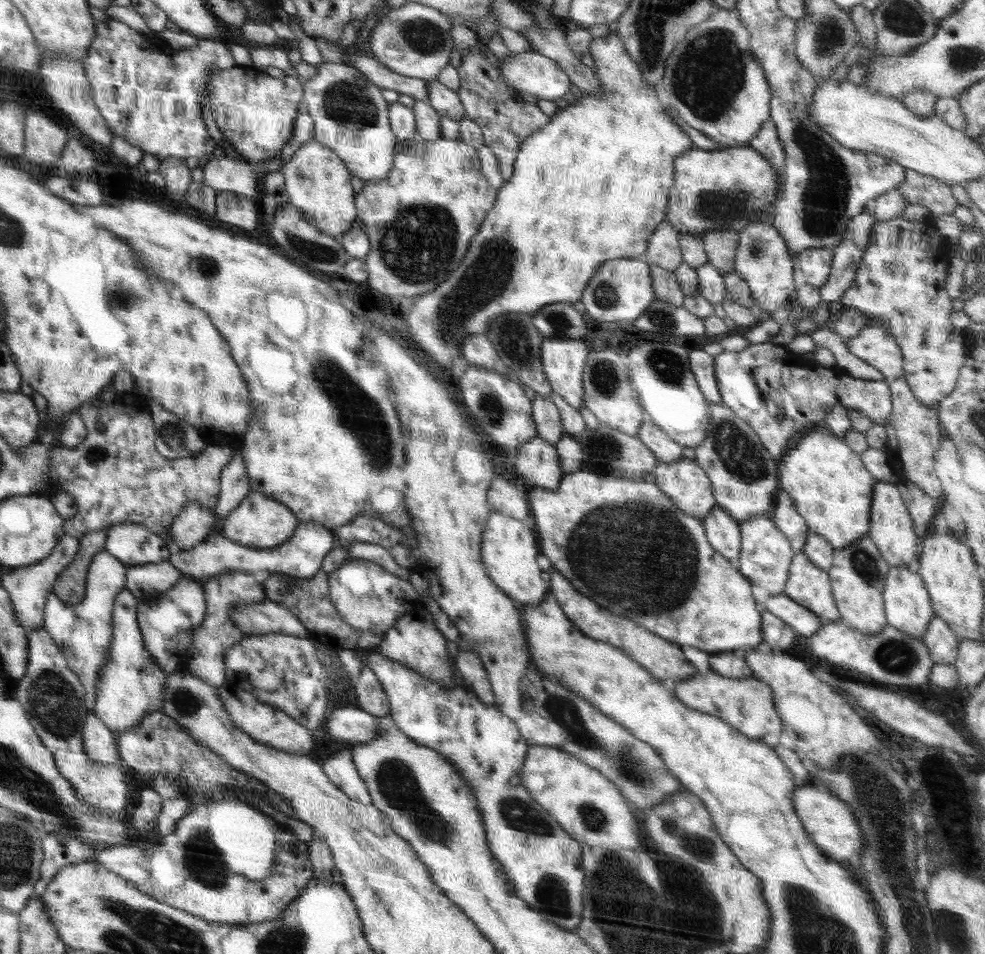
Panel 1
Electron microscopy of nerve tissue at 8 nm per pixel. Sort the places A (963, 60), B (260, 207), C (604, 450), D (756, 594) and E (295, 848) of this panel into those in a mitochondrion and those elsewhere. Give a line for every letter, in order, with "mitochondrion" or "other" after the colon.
A: mitochondrion
B: other
C: mitochondrion
D: other
E: other

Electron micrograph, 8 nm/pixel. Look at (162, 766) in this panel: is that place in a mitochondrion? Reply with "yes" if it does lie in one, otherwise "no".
no

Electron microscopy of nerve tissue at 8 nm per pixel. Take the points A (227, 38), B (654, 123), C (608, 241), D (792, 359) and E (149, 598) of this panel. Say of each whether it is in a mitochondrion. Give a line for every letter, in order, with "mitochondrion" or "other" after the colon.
A: other
B: other
C: other
D: other
E: other

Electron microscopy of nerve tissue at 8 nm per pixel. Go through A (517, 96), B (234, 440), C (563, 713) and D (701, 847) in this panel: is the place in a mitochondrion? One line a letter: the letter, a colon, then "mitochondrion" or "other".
A: other
B: other
C: mitochondrion
D: mitochondrion

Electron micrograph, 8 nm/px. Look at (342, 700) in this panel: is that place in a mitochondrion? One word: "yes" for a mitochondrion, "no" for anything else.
no

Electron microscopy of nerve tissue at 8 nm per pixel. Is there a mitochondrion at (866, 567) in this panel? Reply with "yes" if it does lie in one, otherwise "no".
yes

